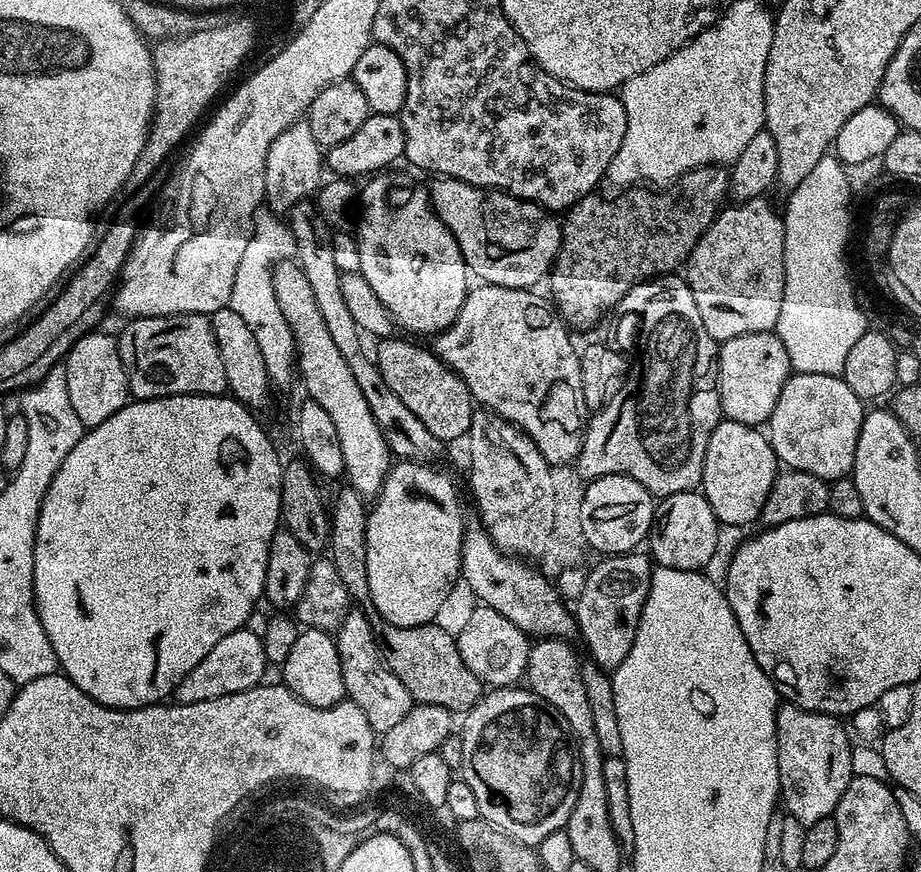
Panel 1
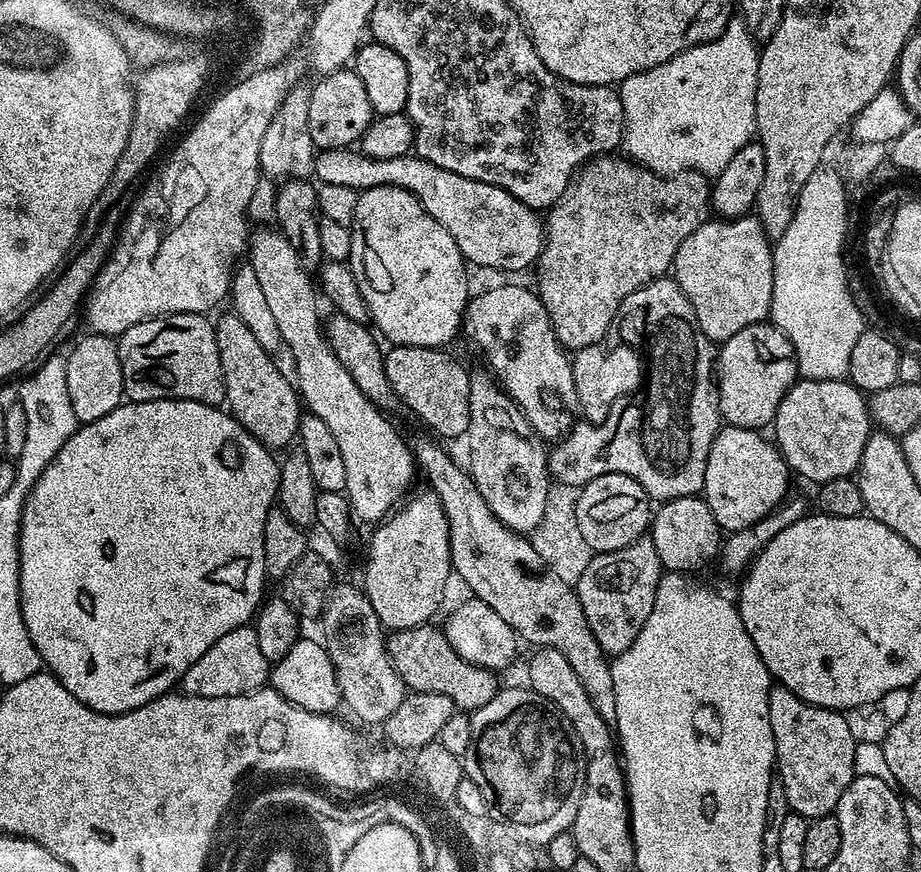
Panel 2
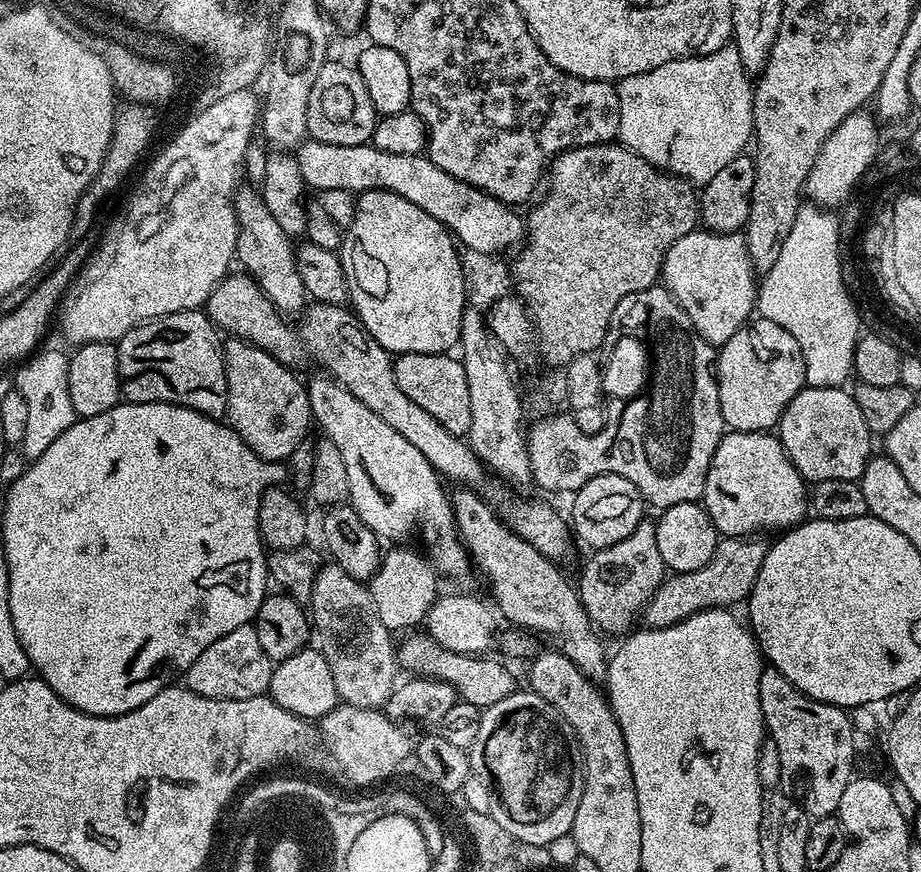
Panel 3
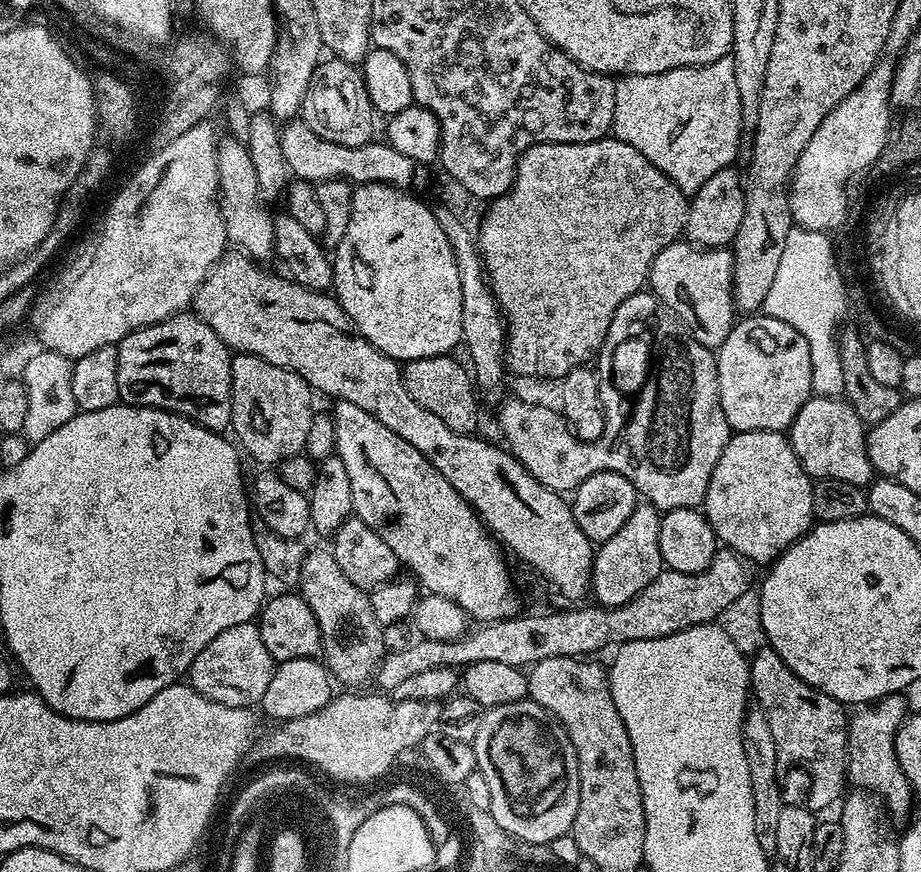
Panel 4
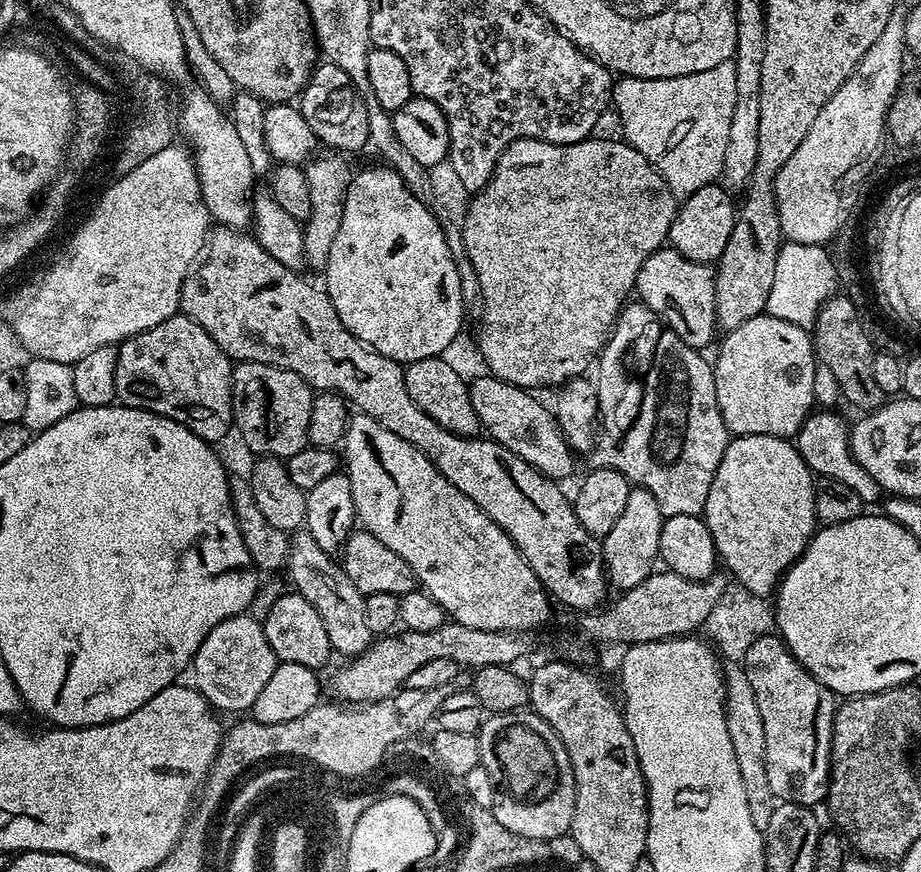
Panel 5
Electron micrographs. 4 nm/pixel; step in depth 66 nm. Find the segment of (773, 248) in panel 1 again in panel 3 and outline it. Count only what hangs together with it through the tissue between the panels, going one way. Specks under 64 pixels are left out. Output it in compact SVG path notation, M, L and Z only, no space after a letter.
M697 230L678 238L678 242L674 242L674 246L670 246L664 252L660 274L662 287L676 299L682 310L686 310L686 314L690 314L690 322L694 322L694 330L702 334L707 344L713 346L724 344L737 330L749 323L753 315L758 291L758 273L752 267L748 247L740 232Z

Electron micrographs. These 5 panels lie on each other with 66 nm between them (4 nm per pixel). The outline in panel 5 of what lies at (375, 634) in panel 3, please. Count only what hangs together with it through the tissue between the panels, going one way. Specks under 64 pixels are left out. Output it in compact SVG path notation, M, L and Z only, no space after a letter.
M298 530L289 537L286 573L290 576L291 587L321 615L333 651L344 655L344 658L351 658L369 647L374 633L366 626L364 596L346 577L343 565L332 560L335 559L331 553L322 550L307 530Z

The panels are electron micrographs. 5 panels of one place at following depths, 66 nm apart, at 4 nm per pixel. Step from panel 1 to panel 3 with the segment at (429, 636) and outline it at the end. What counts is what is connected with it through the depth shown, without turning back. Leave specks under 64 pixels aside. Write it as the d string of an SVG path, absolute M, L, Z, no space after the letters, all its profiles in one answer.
M425 633L406 639L397 649L397 661L413 675L430 677L434 680L450 682L456 690L457 697L465 704L476 705L481 710L500 702L514 691L518 684L511 670L504 664L478 654L459 653L439 646Z

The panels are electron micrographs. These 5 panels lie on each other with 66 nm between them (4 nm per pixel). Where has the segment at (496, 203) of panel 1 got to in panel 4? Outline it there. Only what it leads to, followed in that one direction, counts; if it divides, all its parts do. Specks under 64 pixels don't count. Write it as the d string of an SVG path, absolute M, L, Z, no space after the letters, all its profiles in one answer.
M293 118L280 128L282 154L286 154L289 173L295 179L309 182L326 180L346 180L353 185L393 184L395 188L411 189L416 180L418 165L414 158L394 150L387 142L369 142L362 146L338 146L338 142L326 142L318 138L302 118Z

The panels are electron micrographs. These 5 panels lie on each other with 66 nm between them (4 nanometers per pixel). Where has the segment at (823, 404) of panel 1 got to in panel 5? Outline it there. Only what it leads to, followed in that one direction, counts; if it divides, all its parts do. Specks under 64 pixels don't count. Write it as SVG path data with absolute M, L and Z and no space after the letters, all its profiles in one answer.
M816 410L809 415L800 431L796 433L794 443L806 466L811 468L817 477L828 477L844 482L858 494L864 506L876 503L879 505L882 500L882 489L878 486L878 482L874 482L874 478L870 478L865 468L858 466L852 447L848 444L849 435L849 421L844 421L836 410Z

